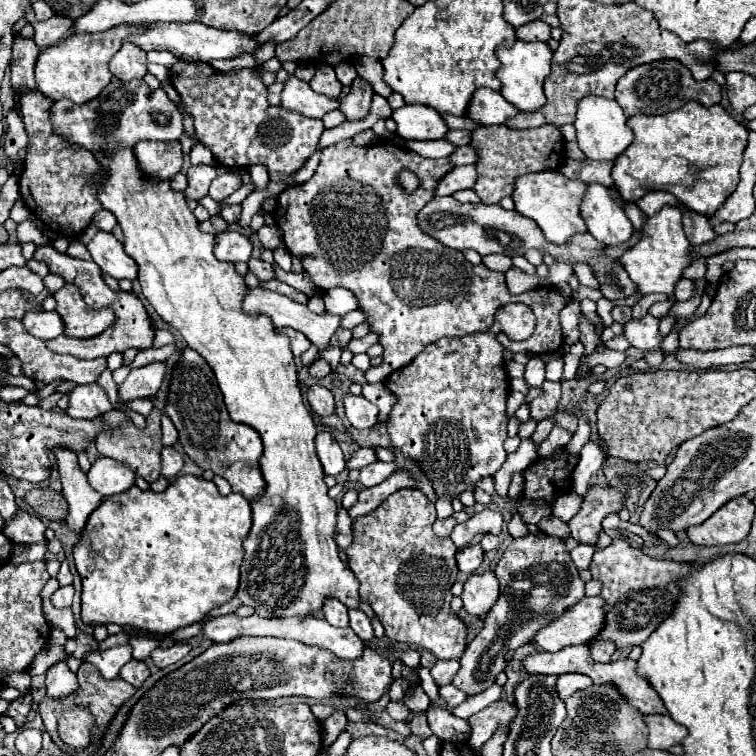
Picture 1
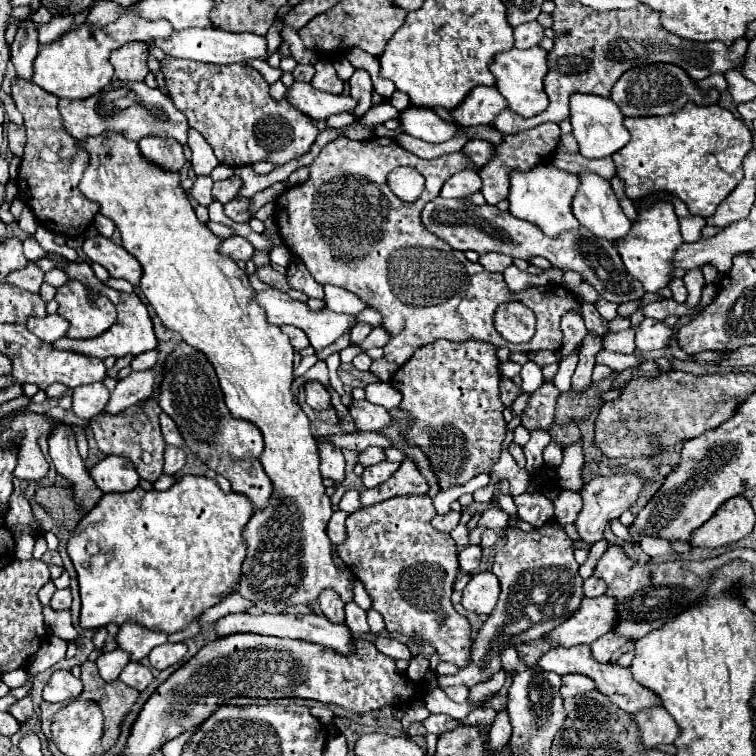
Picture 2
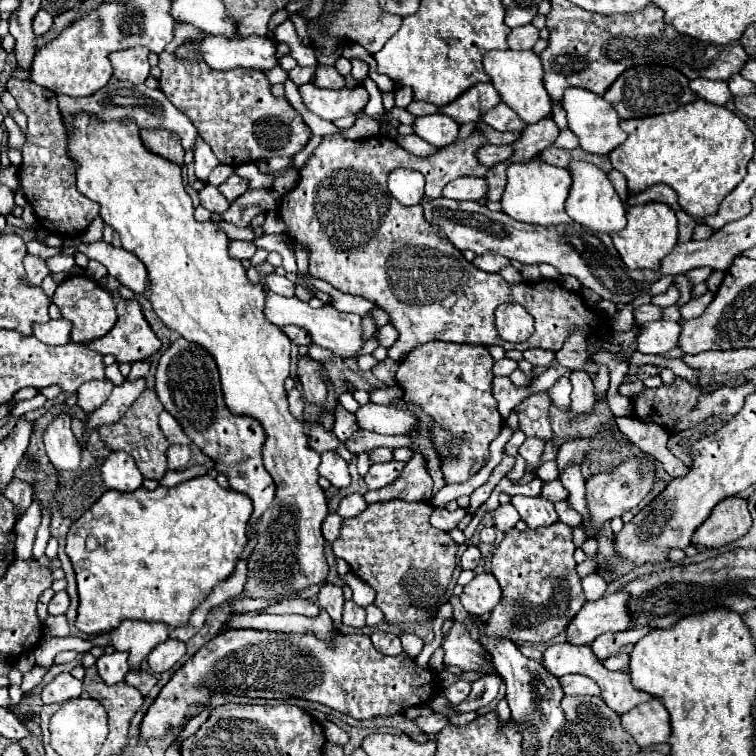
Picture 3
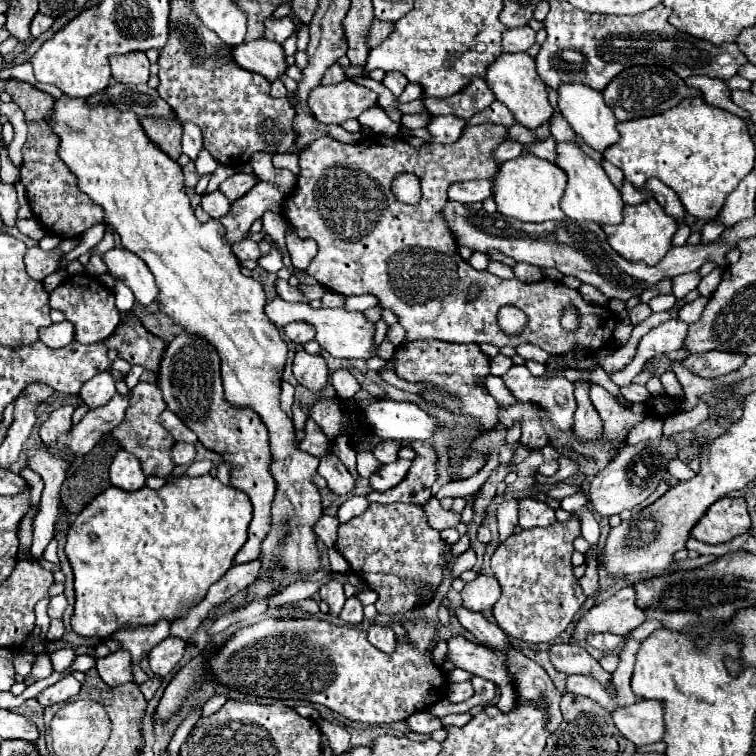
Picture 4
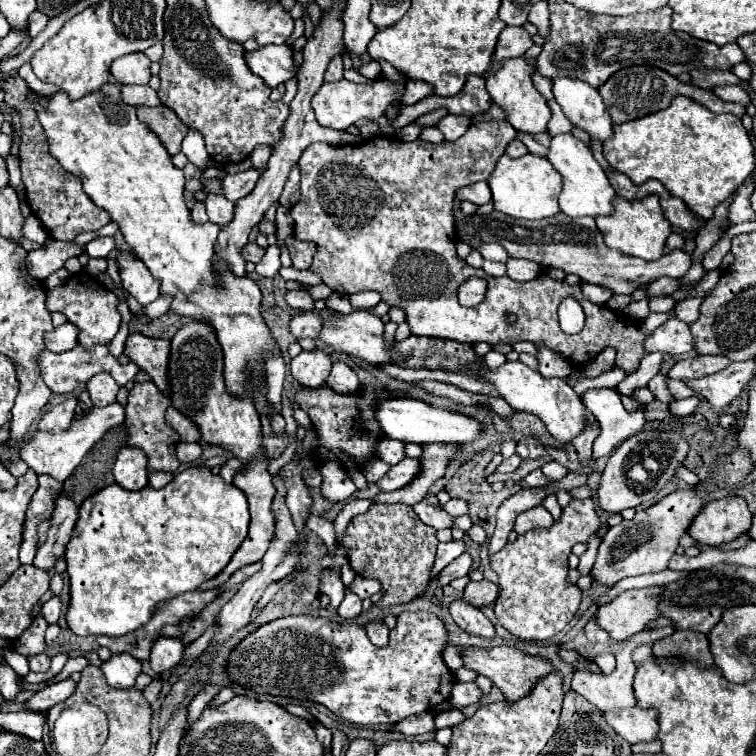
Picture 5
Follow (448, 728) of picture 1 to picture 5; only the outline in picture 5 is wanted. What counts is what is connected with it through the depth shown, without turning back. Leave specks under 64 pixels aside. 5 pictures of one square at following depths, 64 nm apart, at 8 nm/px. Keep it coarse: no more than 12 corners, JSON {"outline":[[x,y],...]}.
{"outline":[[422,712],[394,724],[404,736],[434,730],[432,712]]}

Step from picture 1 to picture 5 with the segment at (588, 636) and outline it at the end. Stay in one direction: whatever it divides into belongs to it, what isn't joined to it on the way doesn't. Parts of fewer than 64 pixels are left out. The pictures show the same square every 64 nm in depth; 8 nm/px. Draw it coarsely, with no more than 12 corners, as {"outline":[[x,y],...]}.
{"outline":[[664,586],[628,590],[598,608],[598,626],[628,640],[660,618]]}

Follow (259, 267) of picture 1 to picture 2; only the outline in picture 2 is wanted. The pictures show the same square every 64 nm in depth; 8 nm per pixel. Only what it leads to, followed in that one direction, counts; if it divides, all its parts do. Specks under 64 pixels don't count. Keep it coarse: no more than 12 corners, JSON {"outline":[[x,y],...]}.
{"outline":[[272,266],[256,268],[258,278],[268,286],[288,292],[286,276]]}

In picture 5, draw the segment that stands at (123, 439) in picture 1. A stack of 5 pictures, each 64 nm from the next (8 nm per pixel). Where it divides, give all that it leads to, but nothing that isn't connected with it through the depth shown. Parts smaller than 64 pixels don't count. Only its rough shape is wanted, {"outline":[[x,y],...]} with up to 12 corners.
{"outline":[[154,382],[128,392],[128,444],[148,470],[176,472],[180,436]]}

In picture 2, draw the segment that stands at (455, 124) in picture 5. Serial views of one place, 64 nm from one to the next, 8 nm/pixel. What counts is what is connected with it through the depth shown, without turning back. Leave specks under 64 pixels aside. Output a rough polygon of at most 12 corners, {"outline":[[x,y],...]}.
{"outline":[[416,106],[402,112],[406,134],[426,142],[446,142],[458,126]]}

